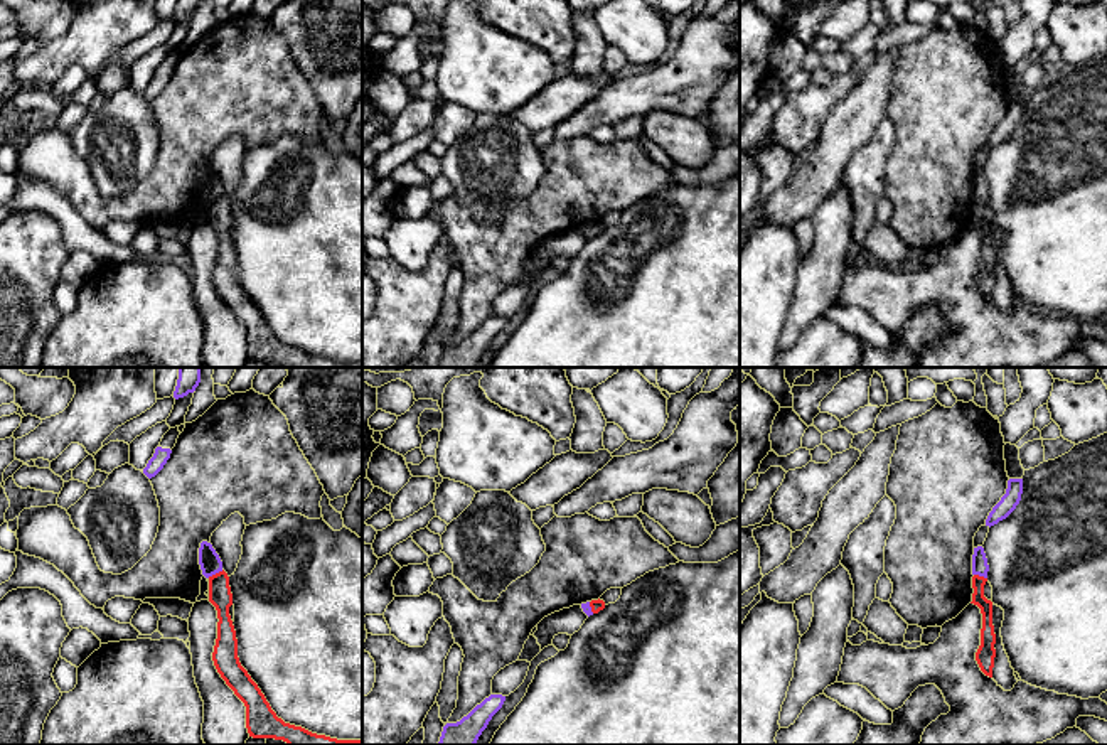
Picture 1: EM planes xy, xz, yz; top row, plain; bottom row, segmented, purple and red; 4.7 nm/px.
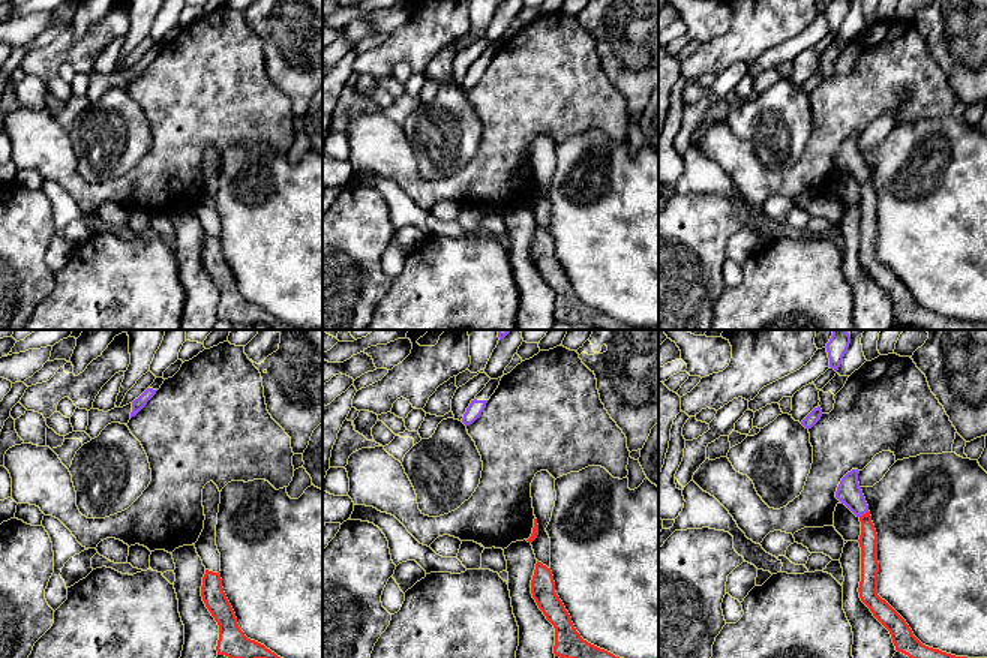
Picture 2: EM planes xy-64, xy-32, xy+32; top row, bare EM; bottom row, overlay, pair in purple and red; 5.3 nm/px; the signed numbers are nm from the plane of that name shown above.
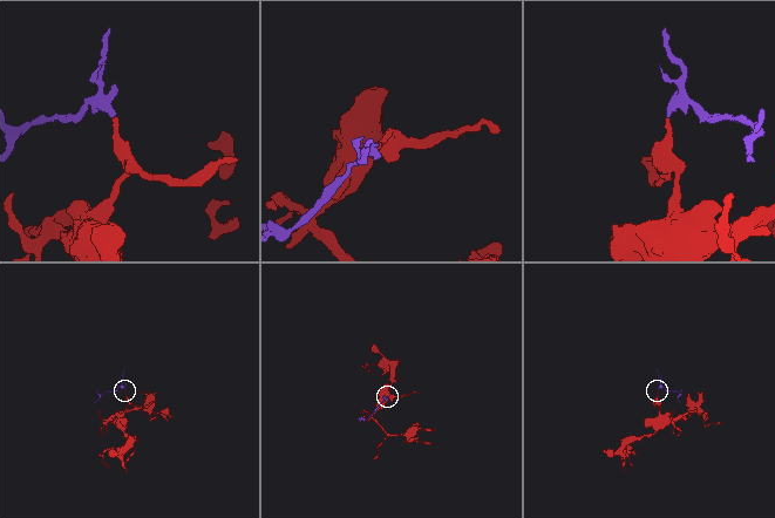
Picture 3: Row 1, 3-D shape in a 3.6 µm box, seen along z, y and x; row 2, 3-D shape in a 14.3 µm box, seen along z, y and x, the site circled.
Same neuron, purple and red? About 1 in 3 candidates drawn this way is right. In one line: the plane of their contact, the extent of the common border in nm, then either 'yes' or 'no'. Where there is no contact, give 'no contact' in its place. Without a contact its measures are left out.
contact in xy; length 90 nm; yes

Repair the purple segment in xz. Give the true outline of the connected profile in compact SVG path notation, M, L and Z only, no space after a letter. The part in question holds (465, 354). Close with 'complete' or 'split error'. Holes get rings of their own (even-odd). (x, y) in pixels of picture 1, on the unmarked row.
M490 317L457 346L443 349L438 367L475 367L492 339L502 330L505 319Z | complete

